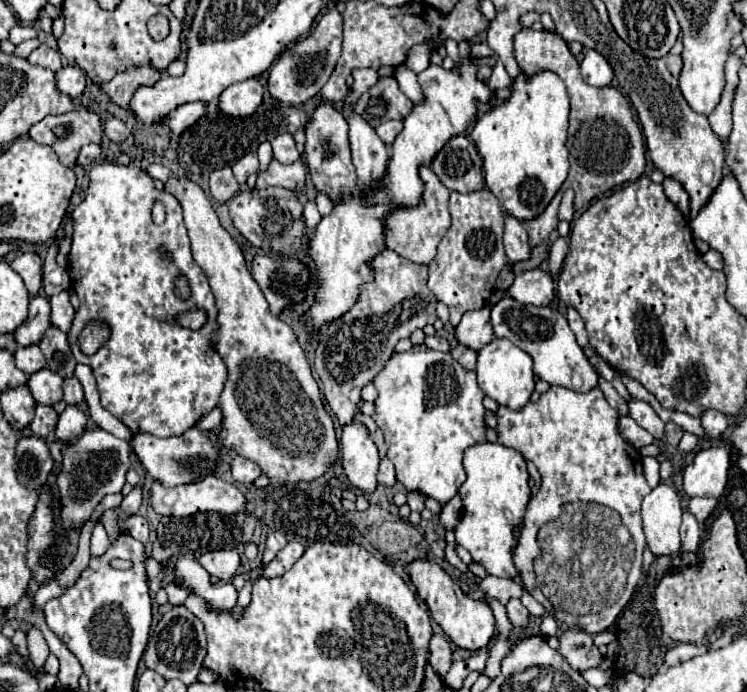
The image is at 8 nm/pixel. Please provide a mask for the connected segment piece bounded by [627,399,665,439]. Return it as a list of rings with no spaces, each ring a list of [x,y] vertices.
[[[631,399],[627,401],[629,407],[629,415],[643,427],[647,429],[655,439],[663,437],[663,427],[665,423],[659,419],[659,415],[655,413],[655,409],[647,403],[647,401],[639,401],[639,399]]]

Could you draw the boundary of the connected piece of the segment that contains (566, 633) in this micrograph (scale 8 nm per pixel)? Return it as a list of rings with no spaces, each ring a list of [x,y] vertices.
[[[561,629],[559,631],[559,653],[577,671],[599,667],[603,659],[599,649],[593,643],[593,637],[579,629]]]

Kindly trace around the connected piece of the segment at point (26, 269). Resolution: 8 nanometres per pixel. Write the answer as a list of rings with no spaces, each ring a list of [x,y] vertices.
[[[27,251],[27,253],[19,253],[15,259],[13,259],[13,263],[11,263],[11,267],[13,267],[13,271],[15,273],[19,273],[21,277],[23,277],[23,281],[25,281],[25,287],[27,287],[27,291],[31,293],[31,295],[37,295],[37,291],[41,289],[41,277],[43,277],[43,261],[41,261],[41,257],[37,255],[37,253],[31,253],[31,251]]]

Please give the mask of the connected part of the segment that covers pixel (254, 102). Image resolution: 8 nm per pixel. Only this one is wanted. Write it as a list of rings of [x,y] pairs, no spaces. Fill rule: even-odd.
[[[247,79],[229,85],[219,97],[219,109],[229,117],[251,117],[263,101],[263,85],[257,79]]]

